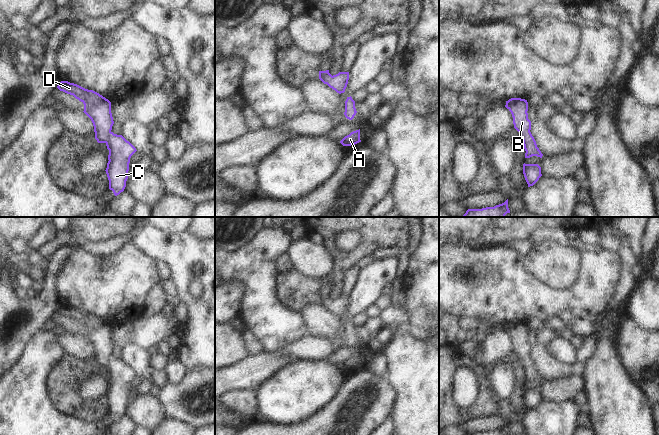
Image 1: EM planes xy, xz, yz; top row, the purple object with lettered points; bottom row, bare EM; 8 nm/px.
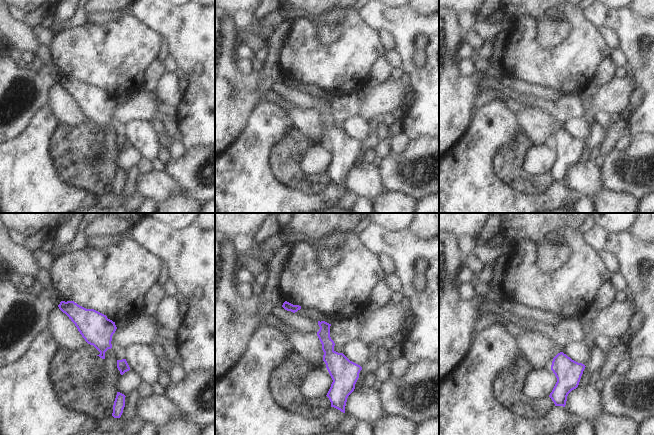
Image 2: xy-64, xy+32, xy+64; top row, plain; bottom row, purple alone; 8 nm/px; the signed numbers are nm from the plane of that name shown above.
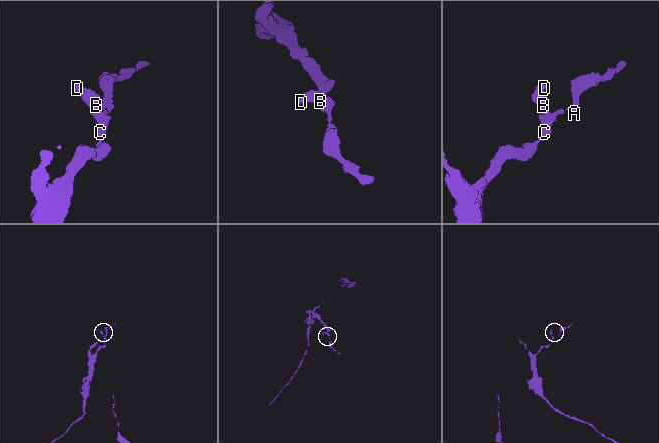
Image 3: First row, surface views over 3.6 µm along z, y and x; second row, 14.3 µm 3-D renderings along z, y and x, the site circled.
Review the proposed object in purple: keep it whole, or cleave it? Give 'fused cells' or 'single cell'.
single cell

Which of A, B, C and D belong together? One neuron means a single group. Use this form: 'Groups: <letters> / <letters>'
Groups: A B C D

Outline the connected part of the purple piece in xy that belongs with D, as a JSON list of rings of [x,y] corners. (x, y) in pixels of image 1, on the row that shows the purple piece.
[[[61,81],[57,88],[60,91],[73,95],[76,99],[84,104],[83,112],[91,119],[93,123],[95,139],[98,143],[105,143],[107,149],[109,150],[109,161],[105,170],[109,180],[109,189],[113,191],[115,196],[119,195],[121,192],[124,191],[126,187],[130,158],[137,150],[122,135],[114,134],[111,131],[114,124],[111,113],[111,102],[93,90],[85,89],[77,84],[70,83],[68,81]]]

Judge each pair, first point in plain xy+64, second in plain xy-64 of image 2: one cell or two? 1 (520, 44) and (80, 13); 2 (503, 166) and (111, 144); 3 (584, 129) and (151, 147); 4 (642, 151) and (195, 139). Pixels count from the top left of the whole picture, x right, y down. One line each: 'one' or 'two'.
1: two
2: one
3: one
4: two

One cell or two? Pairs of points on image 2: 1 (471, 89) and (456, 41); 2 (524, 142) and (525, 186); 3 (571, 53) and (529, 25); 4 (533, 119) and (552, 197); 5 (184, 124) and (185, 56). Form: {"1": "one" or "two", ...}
{"1": "one", "2": "one", "3": "one", "4": "two", "5": "one"}

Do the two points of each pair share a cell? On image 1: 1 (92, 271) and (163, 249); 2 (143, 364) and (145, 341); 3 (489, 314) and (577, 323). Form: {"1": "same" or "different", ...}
{"1": "different", "2": "different", "3": "same"}

